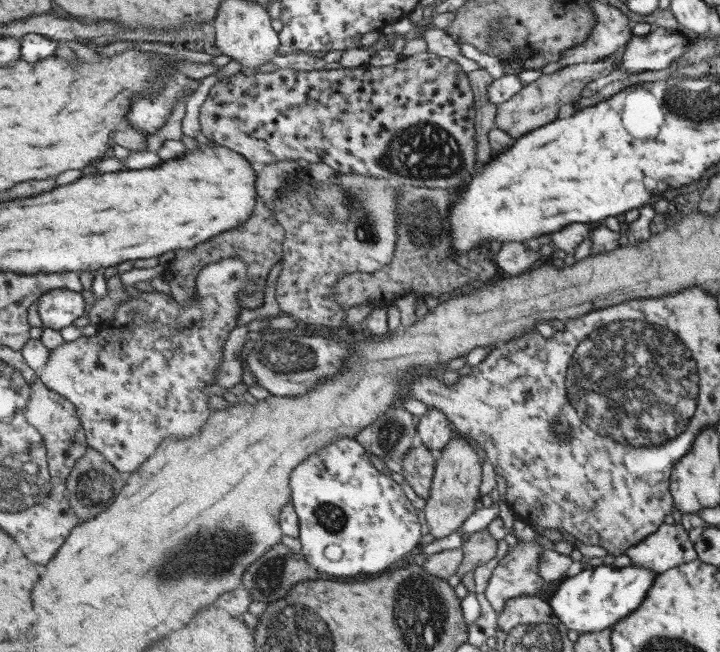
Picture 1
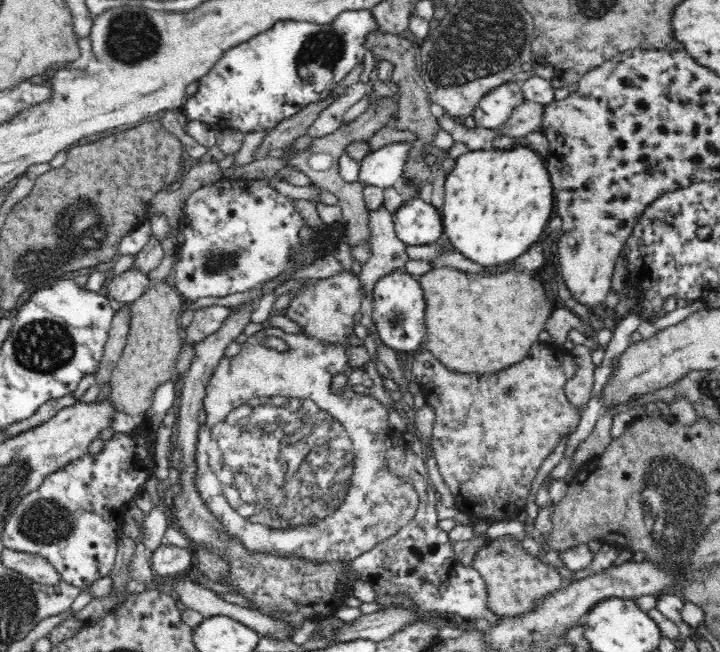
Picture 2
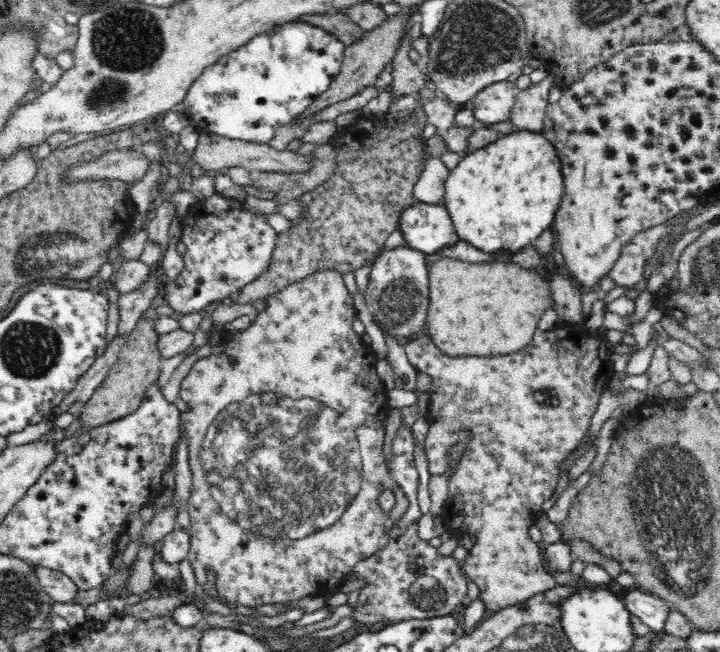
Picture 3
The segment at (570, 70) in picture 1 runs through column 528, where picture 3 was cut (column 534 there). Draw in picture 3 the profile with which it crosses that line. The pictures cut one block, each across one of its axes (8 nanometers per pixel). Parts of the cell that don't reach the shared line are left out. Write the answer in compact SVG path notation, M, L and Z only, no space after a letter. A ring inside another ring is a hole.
M542 80L538 84L532 84L528 90L522 90L518 94L518 100L512 110L510 122L516 126L516 130L528 130L528 132L542 132L544 130L544 118L548 110L548 92L552 90L550 80Z

